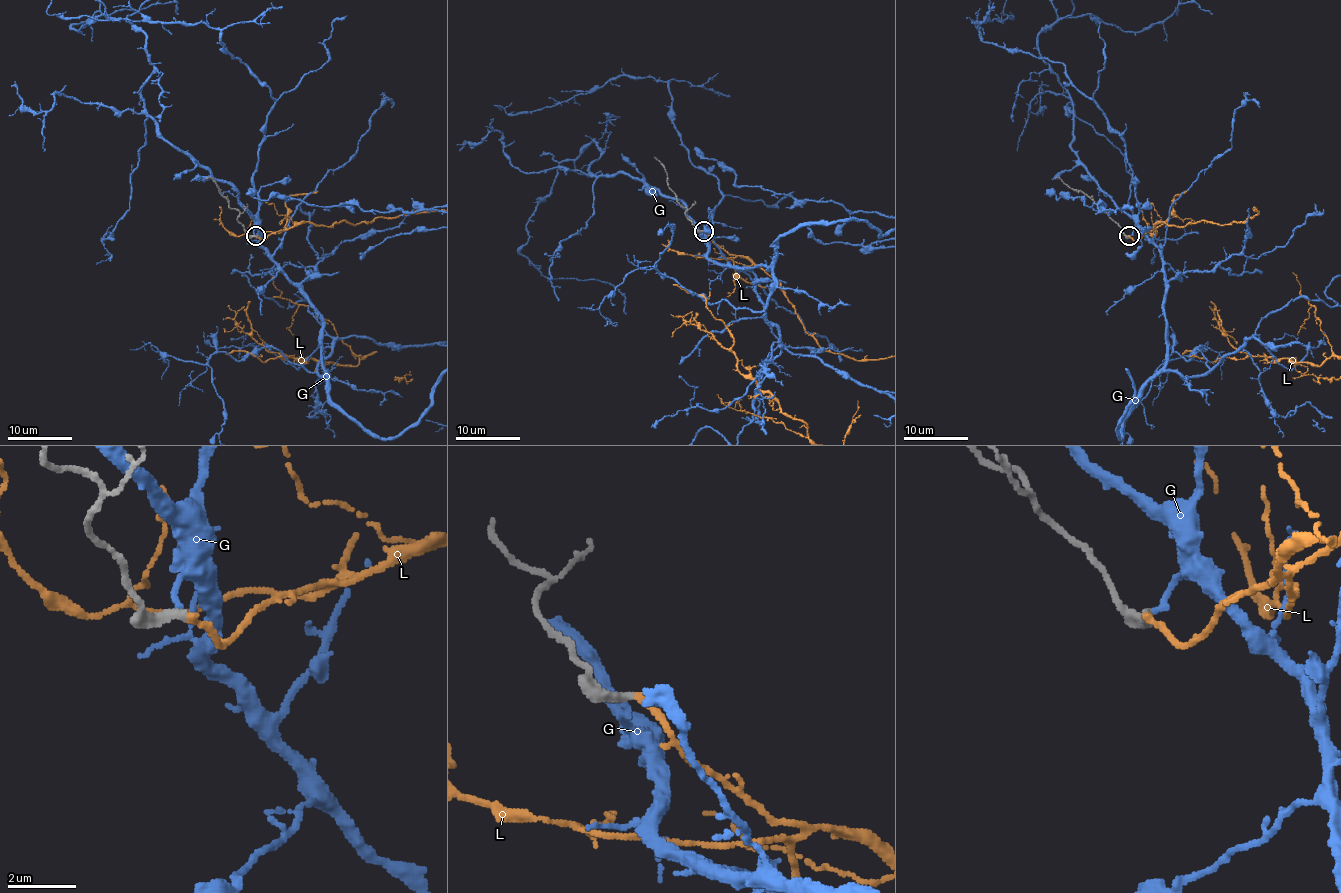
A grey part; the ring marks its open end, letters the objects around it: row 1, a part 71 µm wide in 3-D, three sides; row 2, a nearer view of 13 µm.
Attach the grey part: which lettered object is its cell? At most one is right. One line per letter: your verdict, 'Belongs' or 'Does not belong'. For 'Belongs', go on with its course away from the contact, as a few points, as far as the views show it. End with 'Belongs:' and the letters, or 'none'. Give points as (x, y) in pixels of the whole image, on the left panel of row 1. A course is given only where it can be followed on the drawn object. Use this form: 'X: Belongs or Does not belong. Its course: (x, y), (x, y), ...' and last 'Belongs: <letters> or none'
G: Does not belong
L: Belongs
Belongs: L

